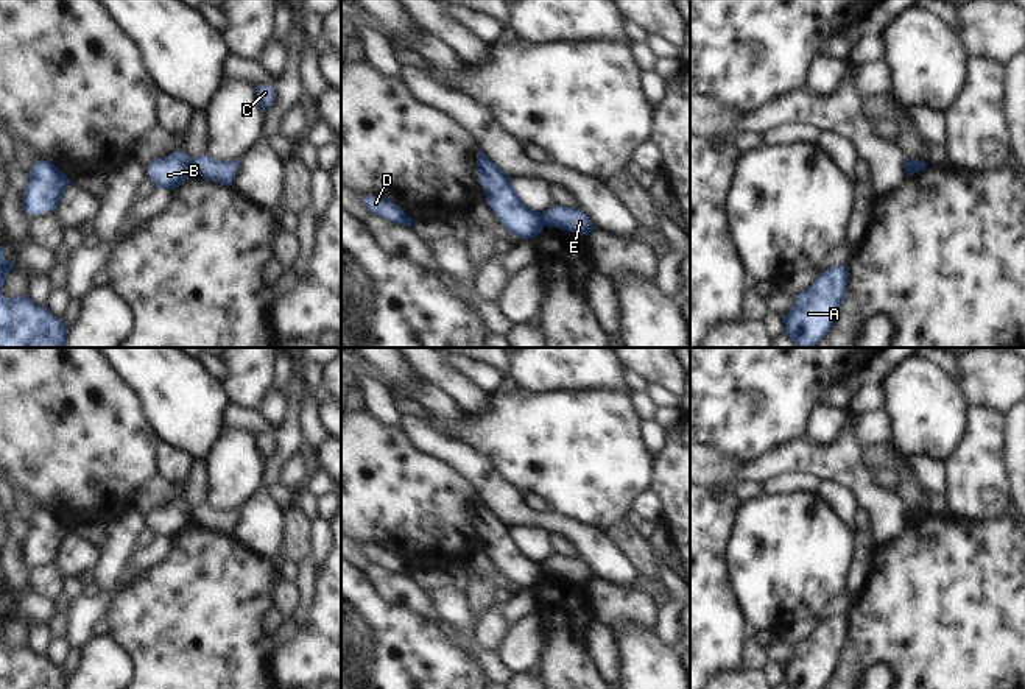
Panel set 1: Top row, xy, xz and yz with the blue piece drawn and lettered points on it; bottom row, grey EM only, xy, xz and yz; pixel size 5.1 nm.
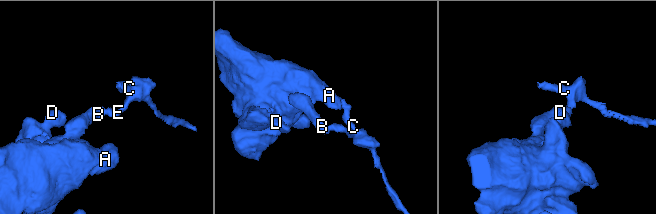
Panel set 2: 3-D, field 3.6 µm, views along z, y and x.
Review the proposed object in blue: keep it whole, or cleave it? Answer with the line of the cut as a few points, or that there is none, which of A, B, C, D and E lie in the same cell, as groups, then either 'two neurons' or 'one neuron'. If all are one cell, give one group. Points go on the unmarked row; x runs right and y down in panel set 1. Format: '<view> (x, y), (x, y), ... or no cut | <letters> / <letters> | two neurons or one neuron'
xy (190, 508), (193, 522) | A B D / C E | two neurons

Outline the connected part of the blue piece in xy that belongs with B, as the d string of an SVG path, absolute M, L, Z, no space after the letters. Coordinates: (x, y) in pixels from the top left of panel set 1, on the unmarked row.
M176 500L151 511L148 516L150 530L157 538L176 538L185 532L192 521L192 507L185 500Z

